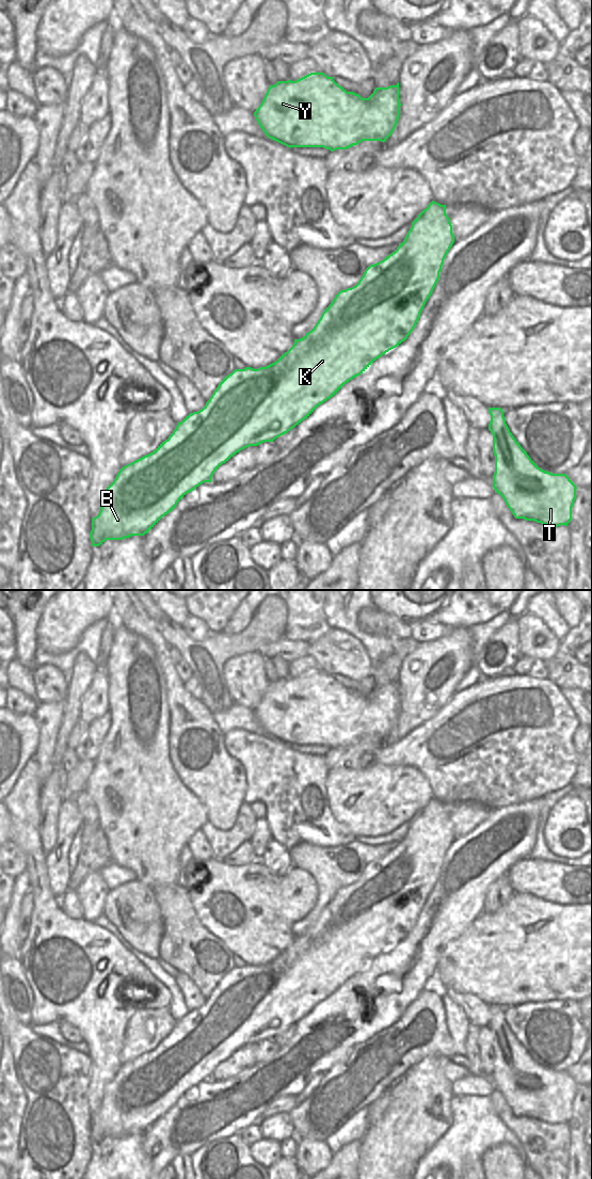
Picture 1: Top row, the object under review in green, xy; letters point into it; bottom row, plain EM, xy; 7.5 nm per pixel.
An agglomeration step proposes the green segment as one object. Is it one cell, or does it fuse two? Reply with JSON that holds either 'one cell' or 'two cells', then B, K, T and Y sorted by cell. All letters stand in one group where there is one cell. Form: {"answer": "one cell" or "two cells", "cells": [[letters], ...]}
{"answer": "one cell", "cells": [["B", "K", "T", "Y"]]}

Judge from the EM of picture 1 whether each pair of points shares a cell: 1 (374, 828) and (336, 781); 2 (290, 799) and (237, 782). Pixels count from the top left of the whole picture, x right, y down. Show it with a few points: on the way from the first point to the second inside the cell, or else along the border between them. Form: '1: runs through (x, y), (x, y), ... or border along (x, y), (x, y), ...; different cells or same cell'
1: runs through (361, 814), (345, 808), (341, 795); same cell
2: border along (239, 762), (244, 769), (246, 782), (245, 801); different cells

